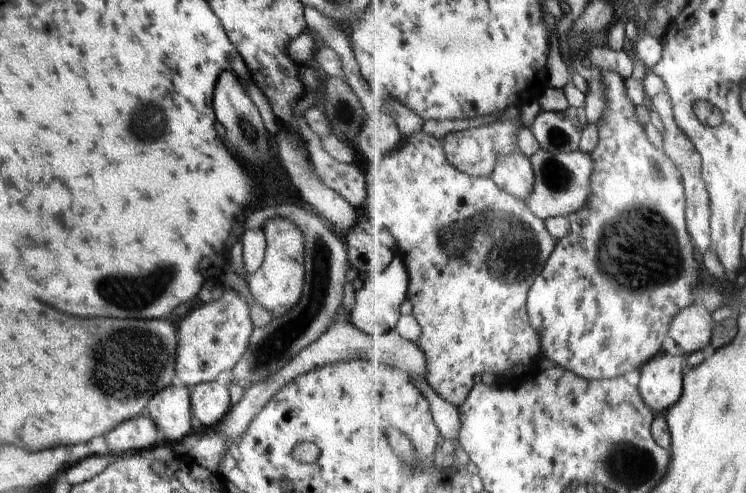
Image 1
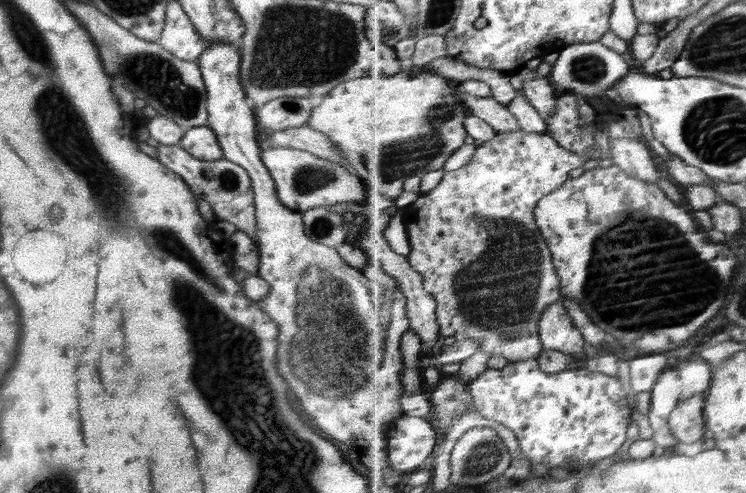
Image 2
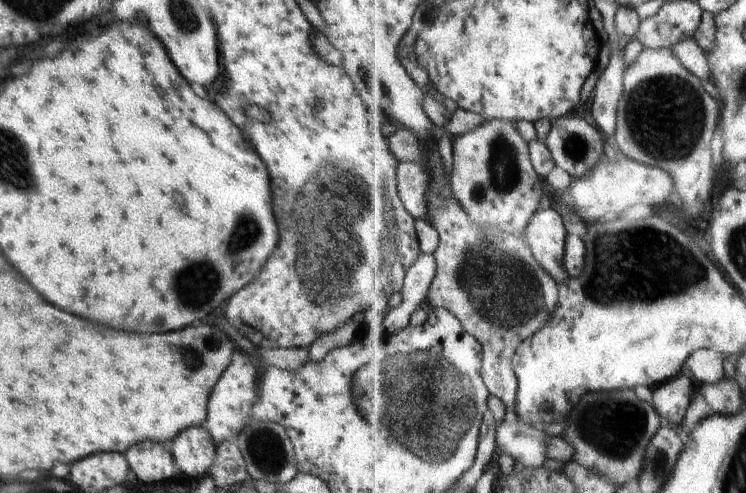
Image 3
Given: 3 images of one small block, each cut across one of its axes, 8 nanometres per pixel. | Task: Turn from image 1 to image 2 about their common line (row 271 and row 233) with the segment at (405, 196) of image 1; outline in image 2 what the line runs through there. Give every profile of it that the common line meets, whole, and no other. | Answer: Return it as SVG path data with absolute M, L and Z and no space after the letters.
M524 129L518 133L501 133L494 140L486 143L479 143L478 150L472 158L472 162L452 172L445 174L444 180L429 193L420 193L419 195L406 200L403 203L402 214L405 216L405 223L408 226L408 232L412 244L412 252L409 259L412 266L422 273L425 280L425 289L431 292L438 301L438 316L439 324L441 325L442 338L456 337L459 340L467 340L472 338L482 344L482 352L490 352L496 357L505 357L509 362L520 362L522 360L538 359L542 350L544 350L543 339L540 333L540 322L544 316L544 311L550 305L557 302L564 302L564 293L562 290L562 277L556 270L554 262L554 253L546 241L546 237L542 234L542 229L536 220L536 209L538 209L539 202L544 197L554 193L564 183L568 182L570 172L584 166L588 162L588 156L580 155L576 151L560 145L560 141L553 138L547 133L528 133Z

